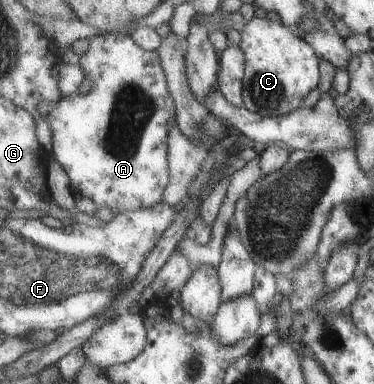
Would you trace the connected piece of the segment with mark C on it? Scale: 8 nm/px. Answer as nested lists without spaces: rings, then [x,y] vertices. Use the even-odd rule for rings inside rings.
[[[252,18],[243,28],[240,44],[245,52],[243,96],[245,107],[263,117],[287,115],[302,107],[304,99],[321,83],[321,59],[315,48],[281,21]]]

